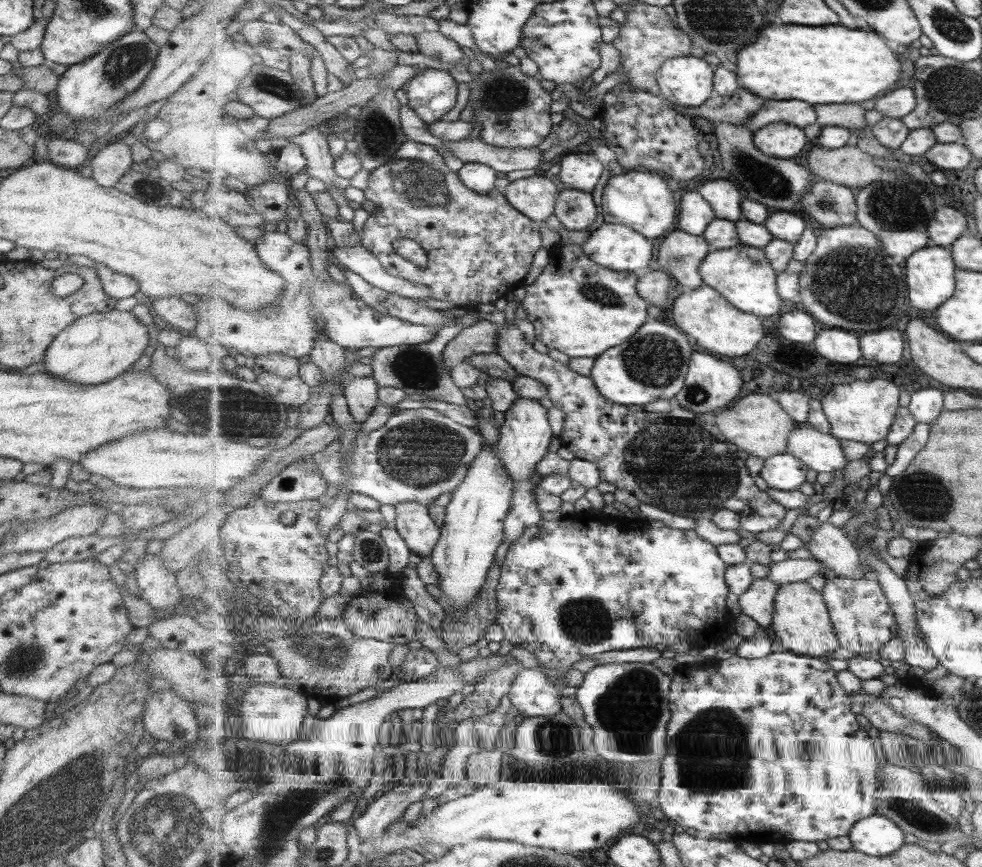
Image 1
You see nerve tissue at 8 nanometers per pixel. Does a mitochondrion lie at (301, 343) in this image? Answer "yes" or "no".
no

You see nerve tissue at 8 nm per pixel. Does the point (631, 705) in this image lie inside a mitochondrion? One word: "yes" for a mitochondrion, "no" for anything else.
yes

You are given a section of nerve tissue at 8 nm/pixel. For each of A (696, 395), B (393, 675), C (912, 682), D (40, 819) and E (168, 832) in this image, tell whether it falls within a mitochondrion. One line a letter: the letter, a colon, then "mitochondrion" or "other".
A: mitochondrion
B: other
C: other
D: mitochondrion
E: mitochondrion

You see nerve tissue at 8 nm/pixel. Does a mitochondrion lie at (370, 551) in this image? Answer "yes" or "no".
yes

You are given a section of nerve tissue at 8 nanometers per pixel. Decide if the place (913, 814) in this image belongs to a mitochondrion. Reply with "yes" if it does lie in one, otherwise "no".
yes

